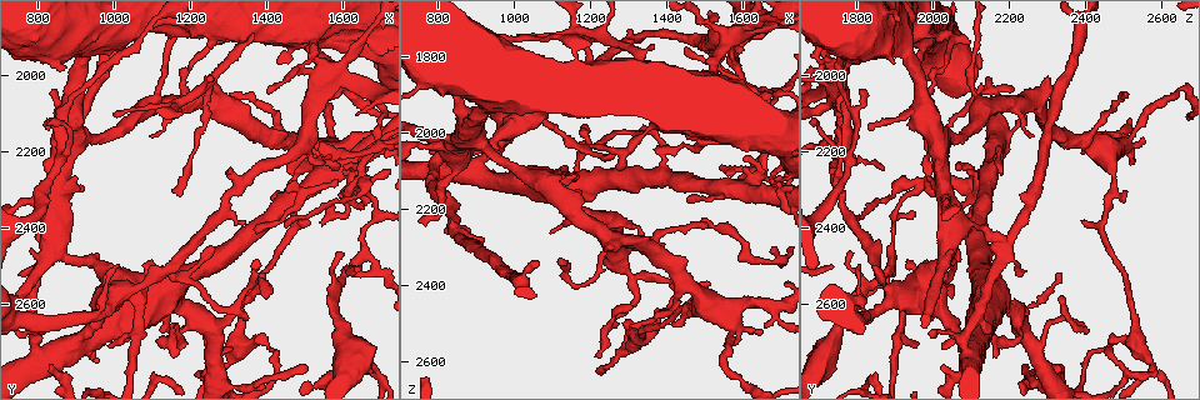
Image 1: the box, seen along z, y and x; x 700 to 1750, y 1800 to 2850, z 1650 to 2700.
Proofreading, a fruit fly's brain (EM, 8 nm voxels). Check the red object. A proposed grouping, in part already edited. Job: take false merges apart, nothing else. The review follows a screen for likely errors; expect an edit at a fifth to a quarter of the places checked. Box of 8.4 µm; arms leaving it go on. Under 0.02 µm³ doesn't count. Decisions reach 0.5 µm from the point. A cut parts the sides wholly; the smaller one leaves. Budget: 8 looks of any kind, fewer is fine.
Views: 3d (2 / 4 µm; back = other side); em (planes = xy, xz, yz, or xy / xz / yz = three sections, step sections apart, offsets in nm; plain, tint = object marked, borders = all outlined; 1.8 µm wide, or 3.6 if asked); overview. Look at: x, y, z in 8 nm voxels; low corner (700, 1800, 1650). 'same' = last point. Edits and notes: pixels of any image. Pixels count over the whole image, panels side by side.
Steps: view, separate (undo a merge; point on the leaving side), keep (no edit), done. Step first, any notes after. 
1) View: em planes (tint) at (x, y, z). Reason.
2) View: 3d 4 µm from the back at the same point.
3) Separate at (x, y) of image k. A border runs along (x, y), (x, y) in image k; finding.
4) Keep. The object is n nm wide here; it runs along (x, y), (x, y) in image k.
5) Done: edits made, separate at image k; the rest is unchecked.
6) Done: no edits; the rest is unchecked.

View: em 3.6 µm planes (tint) at (1590, 2250, 2150). Two arms in line, one across.

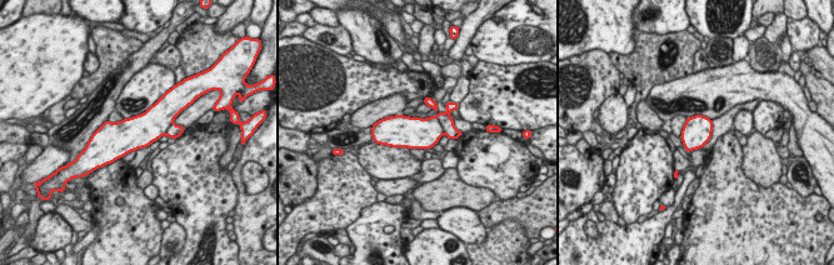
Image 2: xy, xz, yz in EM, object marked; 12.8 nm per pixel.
Separate at (447, 121) of image 2. A border runs along (435, 116), (443, 130) in image 2; a second neuron is stuck on.

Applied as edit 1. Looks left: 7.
View: overview.

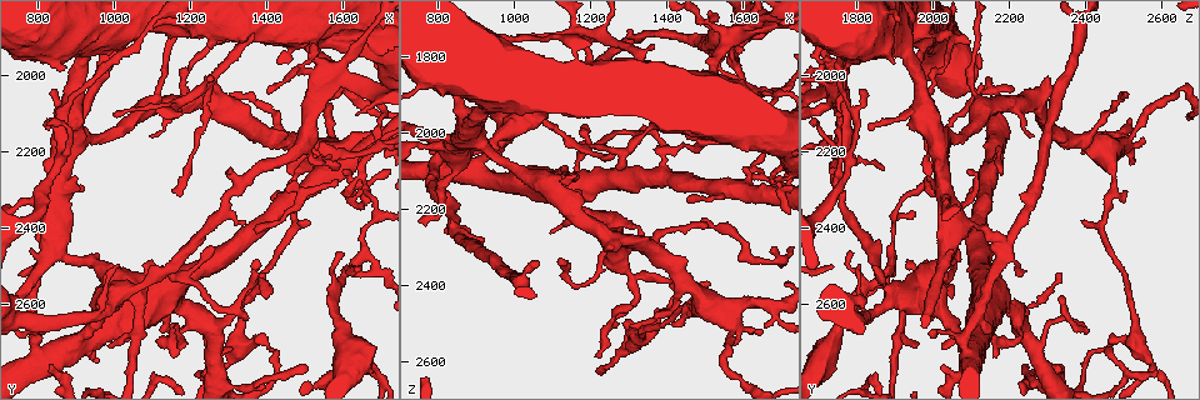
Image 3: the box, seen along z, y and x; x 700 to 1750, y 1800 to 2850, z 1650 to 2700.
View: em 3.6 µm xy step 16 (borders) at (1390, 2385, 2120). Small branch off a trunk.

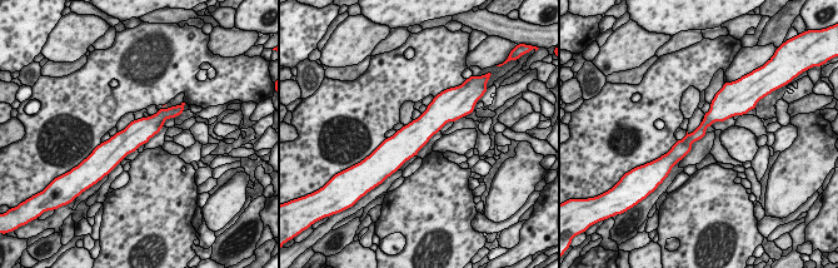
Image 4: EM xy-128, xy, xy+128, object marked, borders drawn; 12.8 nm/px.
Keep. All the same neuron.

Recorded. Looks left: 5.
View: em yz step 8 (borders) at (1245, 2030, 1750). Abrupt turn.

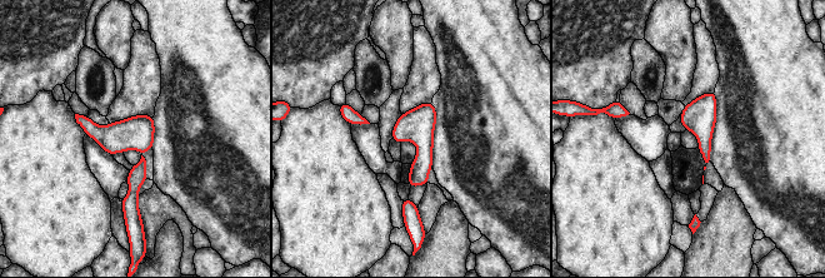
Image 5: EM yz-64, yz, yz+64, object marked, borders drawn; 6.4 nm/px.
Keep. It runs along (79, 118), (143, 149), (131, 213) in image 5; all the same neuron.

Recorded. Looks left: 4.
Done: edits made, separate at image 2; the rest is unchecked.

